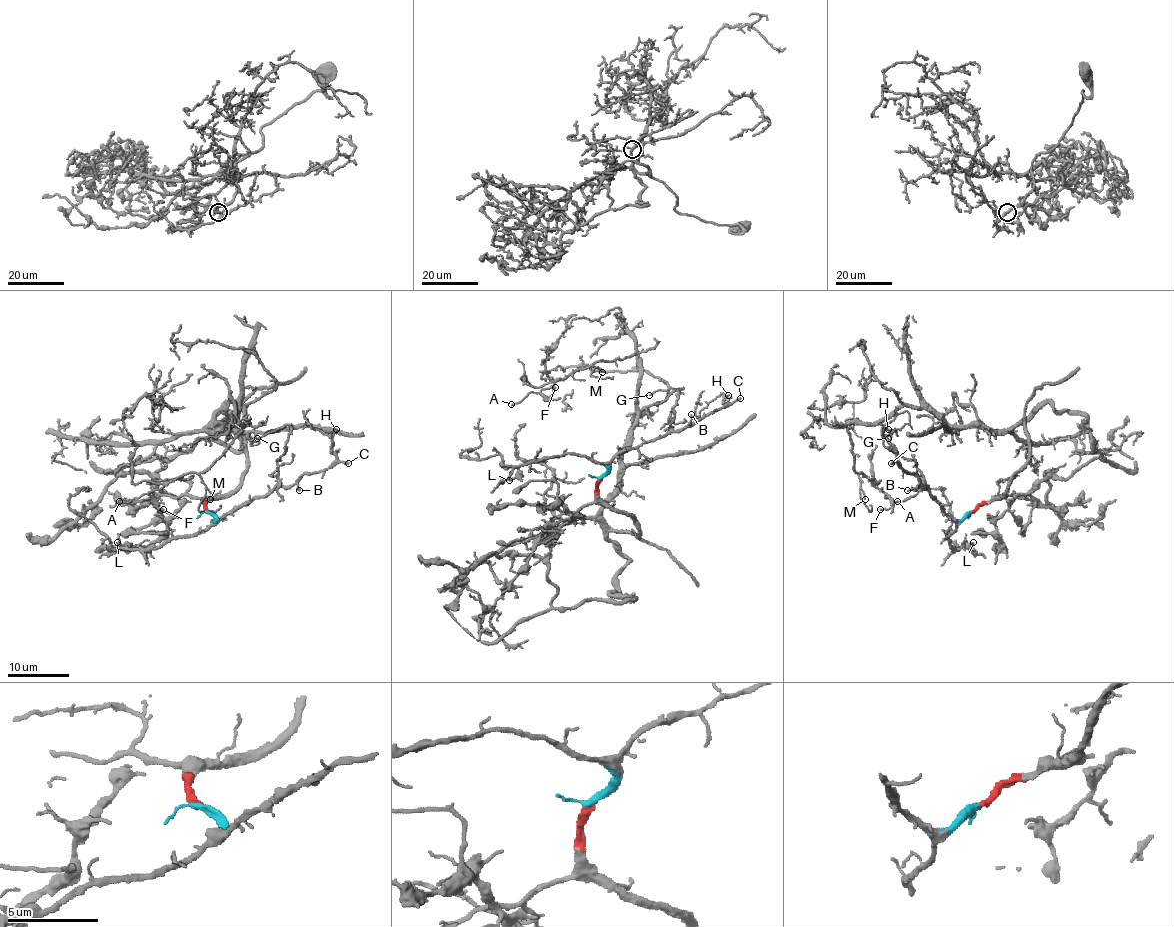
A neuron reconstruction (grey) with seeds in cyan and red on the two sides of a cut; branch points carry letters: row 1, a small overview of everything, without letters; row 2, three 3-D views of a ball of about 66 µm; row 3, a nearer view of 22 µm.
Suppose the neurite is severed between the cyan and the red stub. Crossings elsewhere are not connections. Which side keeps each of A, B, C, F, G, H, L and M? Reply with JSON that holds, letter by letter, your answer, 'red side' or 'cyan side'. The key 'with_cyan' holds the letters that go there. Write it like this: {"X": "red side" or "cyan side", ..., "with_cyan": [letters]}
{"A": "red side", "B": "cyan side", "C": "cyan side", "F": "red side", "G": "cyan side", "H": "cyan side", "L": "cyan side", "M": "red side", "with_cyan": ["B", "C", "G", "H", "L"]}

